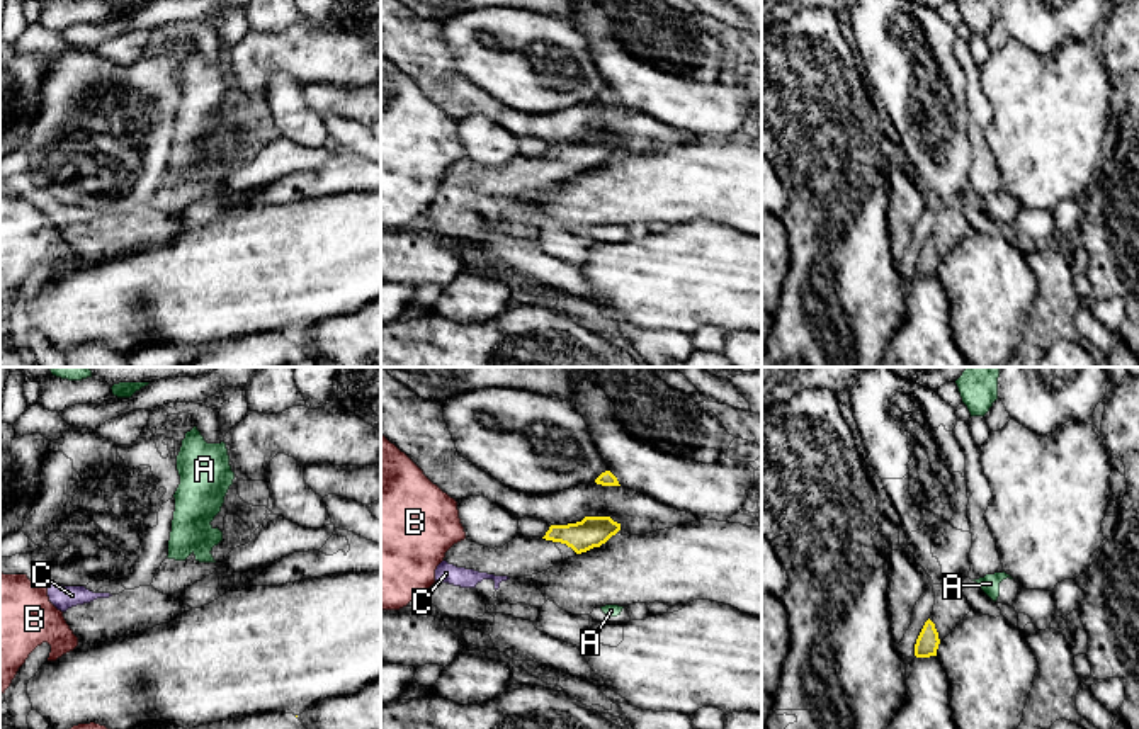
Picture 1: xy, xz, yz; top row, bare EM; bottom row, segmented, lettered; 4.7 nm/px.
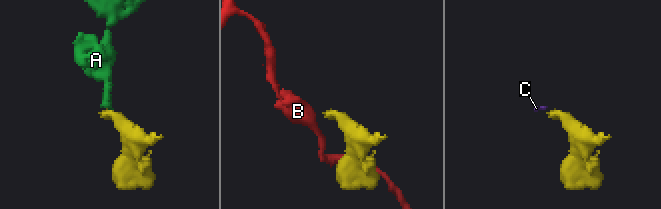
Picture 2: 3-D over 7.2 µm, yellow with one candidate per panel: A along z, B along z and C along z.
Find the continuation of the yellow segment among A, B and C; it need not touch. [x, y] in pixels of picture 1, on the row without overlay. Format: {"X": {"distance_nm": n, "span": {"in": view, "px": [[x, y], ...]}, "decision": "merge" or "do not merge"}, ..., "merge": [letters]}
{"A": {"distance_nm": 280, "span": {"in": "xz", "px": [[585, 170], [606, 225]]}, "decision": "do not merge"}, "B": {"distance_nm": 360, "span": {"in": "xz", "px": [[543, 157], [464, 157]]}, "decision": "do not merge"}, "C": {"distance_nm": 240, "span": {"in": "xz", "px": [[543, 157], [507, 196]]}, "decision": "merge"}, "merge": ["C"]}

